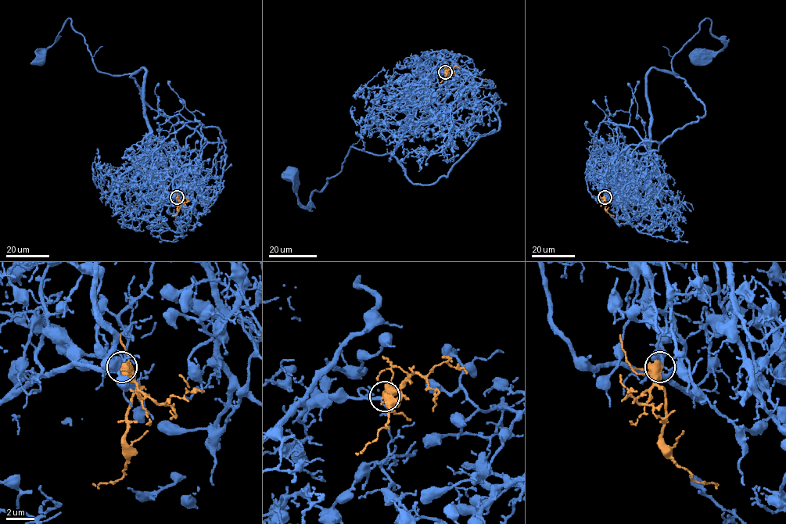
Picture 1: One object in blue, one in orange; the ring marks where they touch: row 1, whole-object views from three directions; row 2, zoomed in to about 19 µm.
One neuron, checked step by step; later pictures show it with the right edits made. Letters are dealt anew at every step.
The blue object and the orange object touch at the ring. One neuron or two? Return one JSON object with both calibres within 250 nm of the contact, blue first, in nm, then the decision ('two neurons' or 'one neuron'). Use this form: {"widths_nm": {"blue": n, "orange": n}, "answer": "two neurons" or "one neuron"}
{"widths_nm": {"blue": 140, "orange": 480}, "answer": "one neuron"}

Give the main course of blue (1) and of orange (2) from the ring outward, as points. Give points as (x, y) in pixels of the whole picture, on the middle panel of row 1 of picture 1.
1: (444, 72), (409, 84), (399, 99), (414, 122), (393, 151), (352, 146), (306, 206), (290, 173)
2: (445, 72), (447, 72), (445, 77), (439, 82)

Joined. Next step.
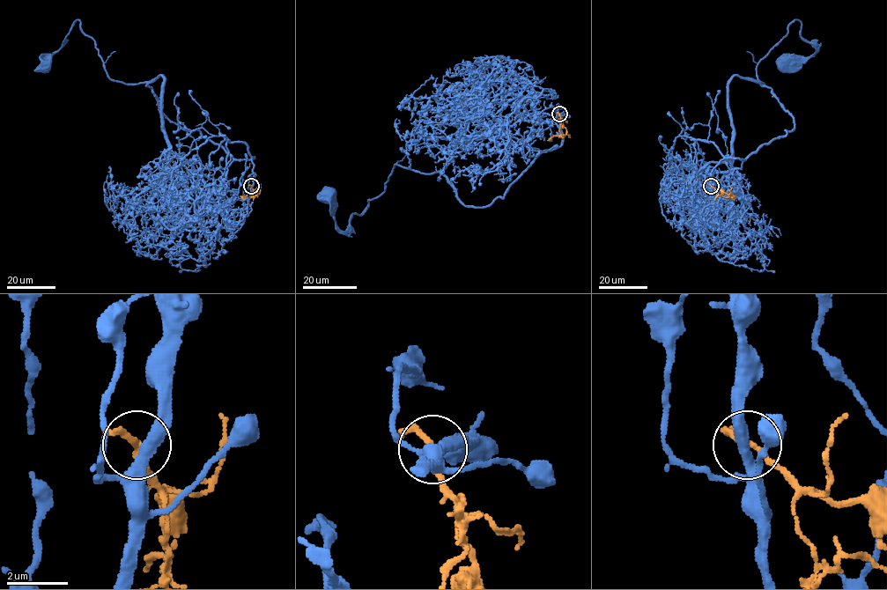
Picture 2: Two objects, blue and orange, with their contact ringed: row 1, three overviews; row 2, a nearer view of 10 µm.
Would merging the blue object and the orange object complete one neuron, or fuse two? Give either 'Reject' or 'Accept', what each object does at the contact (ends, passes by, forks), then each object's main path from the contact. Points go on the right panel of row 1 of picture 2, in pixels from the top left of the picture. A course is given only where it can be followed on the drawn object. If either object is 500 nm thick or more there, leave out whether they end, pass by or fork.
Reject. At the ring blue passes by. At the ring orange passes by. Course of blue: (711, 186), (719, 162), (746, 158), (794, 129), (756, 69), (798, 20), (816, 52), (782, 65). Course of orange: (711, 186), (734, 198), (732, 194)

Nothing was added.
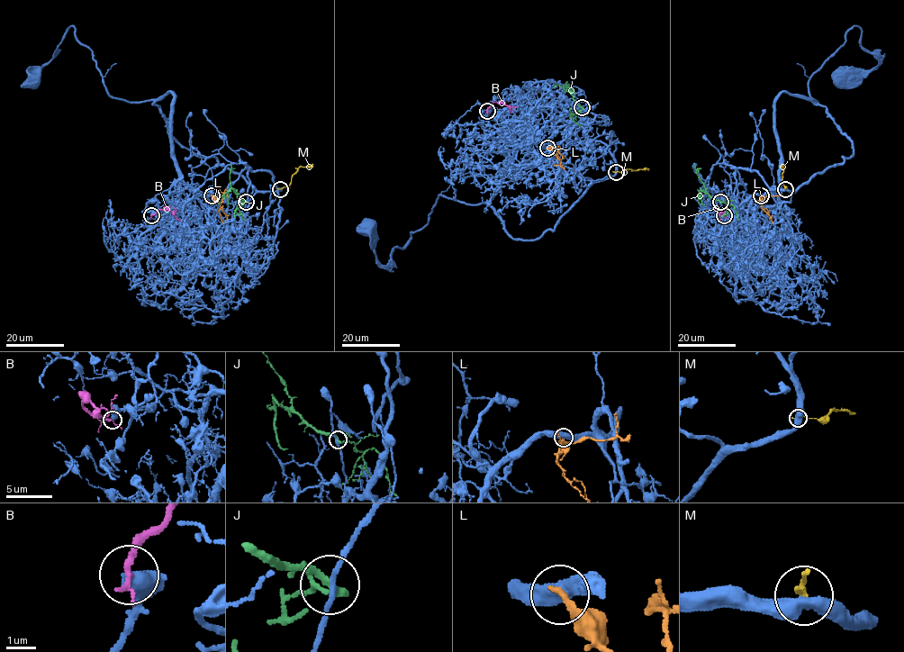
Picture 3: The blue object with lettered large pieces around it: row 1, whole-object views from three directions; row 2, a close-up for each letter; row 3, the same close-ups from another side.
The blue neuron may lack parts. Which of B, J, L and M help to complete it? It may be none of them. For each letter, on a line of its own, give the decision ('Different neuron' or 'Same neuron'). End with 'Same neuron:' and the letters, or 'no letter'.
B: Same neuron
J: Different neuron
L: Different neuron
M: Different neuron
Same neuron: B

